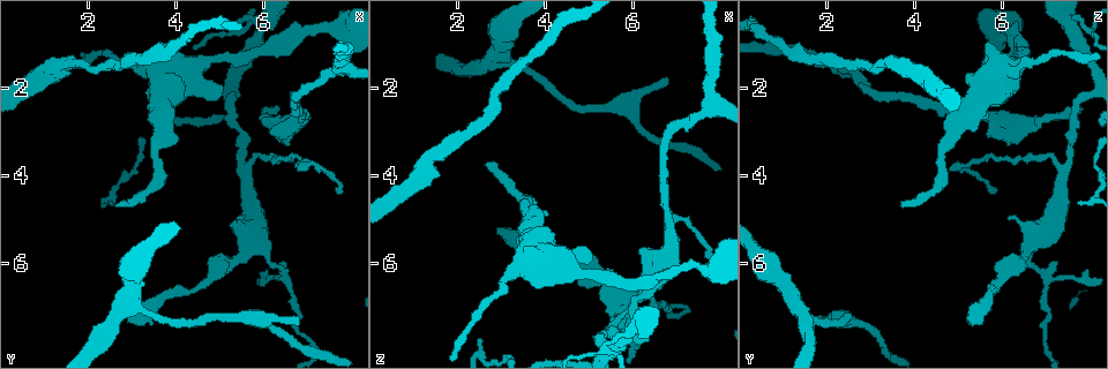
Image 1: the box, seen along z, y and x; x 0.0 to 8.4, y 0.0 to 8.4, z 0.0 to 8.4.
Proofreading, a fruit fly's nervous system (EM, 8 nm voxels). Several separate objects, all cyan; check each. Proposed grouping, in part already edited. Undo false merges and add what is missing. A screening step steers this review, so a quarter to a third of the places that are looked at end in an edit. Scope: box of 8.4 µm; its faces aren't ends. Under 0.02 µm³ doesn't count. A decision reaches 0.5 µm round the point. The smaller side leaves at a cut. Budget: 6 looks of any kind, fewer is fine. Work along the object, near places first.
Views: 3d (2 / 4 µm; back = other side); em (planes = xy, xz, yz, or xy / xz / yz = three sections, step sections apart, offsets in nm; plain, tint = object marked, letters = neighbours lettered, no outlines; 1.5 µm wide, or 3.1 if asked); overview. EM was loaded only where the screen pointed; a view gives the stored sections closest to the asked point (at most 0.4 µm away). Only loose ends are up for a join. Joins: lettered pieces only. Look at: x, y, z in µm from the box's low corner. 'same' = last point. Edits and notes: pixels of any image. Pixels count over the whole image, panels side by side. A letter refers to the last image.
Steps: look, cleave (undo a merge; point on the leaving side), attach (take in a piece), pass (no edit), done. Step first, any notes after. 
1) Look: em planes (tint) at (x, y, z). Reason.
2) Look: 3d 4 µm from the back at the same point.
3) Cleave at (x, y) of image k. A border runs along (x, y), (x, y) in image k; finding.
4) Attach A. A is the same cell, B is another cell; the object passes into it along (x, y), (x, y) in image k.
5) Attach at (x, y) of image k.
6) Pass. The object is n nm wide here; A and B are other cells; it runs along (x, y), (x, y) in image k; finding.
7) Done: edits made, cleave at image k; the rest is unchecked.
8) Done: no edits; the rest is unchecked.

Look: 3d 4 µm at (2.95, 6.85, 1.30). Thin arm on a thick one.

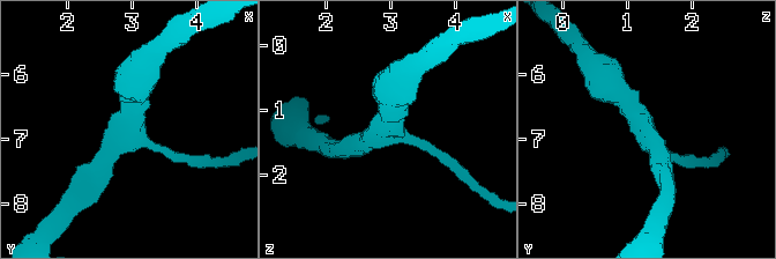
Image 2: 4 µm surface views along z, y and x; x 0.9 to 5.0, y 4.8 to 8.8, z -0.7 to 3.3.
Look: em planes (letters) at (3.00, 6.85, 1.25). Shape alone is not enough.

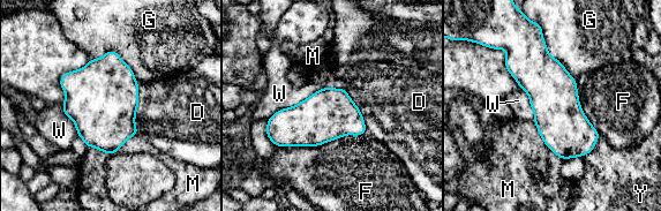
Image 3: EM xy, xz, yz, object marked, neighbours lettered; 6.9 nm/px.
Pass. The longest contact is with F, 650 nm; D, F, G, M, W and Y are other cells; all the same neuron.

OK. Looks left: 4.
Look: em xz step 4 (tint) at (7.70, 4.40, 5.80). An open end.

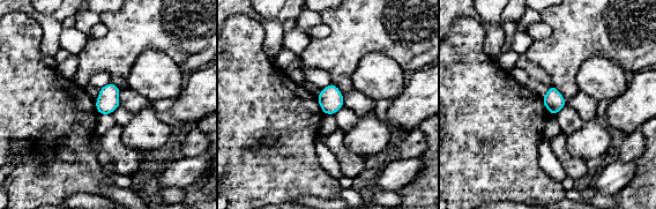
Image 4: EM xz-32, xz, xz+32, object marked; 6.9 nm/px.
Look: em planes (letters) at the same point. Cut it another way.

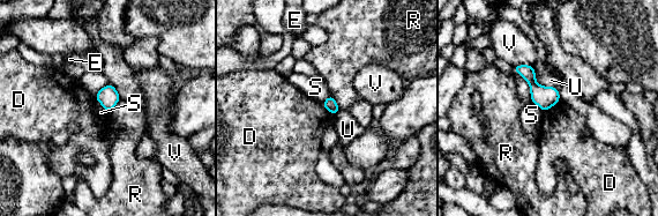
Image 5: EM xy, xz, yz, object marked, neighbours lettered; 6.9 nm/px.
Pass. The object is 90 nm wide here; D, E, R, S, U and V are other cells; a border runs along (321, 103), (335, 116) in image 5; none of them fits.

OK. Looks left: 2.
Look: 3d 4 µm at (4.85, 1.30, 6.25). Thick turns thin.

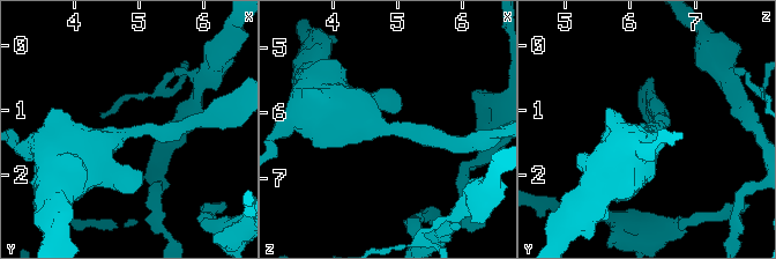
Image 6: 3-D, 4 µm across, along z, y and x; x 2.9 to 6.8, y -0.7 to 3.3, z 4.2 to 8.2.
Look: em 3.1 µm planes (letters) at (4.85, 1.35, 6.25). The arms are 260, 850 nm wide.

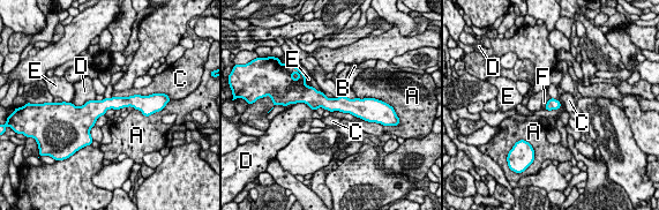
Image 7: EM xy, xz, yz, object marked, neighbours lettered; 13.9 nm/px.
Pass. A, B, C, D, E and F are other cells; it runs along (143, 103), (109, 103), (77, 111) in image 7; continuous, no second neuron.

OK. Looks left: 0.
Done: no edits; the rest is unchecked.

